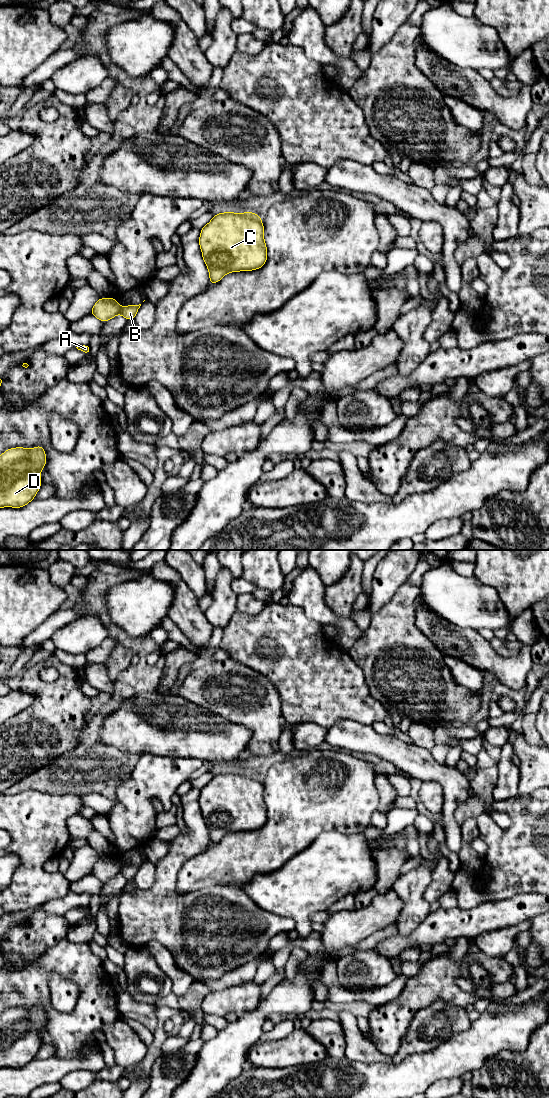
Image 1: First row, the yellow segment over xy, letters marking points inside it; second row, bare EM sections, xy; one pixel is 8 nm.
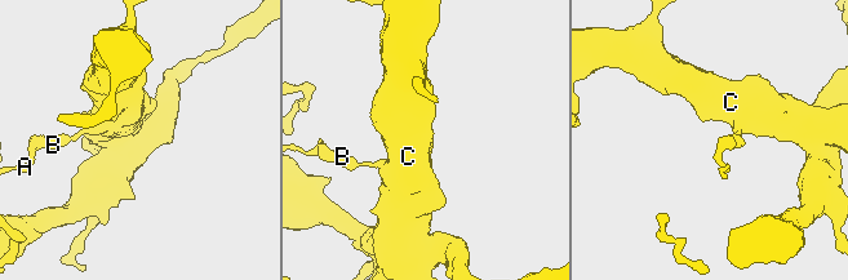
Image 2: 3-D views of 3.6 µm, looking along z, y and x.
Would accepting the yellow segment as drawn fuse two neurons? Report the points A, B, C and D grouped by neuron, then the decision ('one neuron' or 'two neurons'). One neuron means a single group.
groups A D / B C; two neurons

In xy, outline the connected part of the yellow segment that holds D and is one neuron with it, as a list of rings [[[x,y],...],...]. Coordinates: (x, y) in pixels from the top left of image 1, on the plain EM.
[[[42,1006],[10,1008],[0,1015],[0,1068],[21,1068],[35,1058],[46,1021]]]

